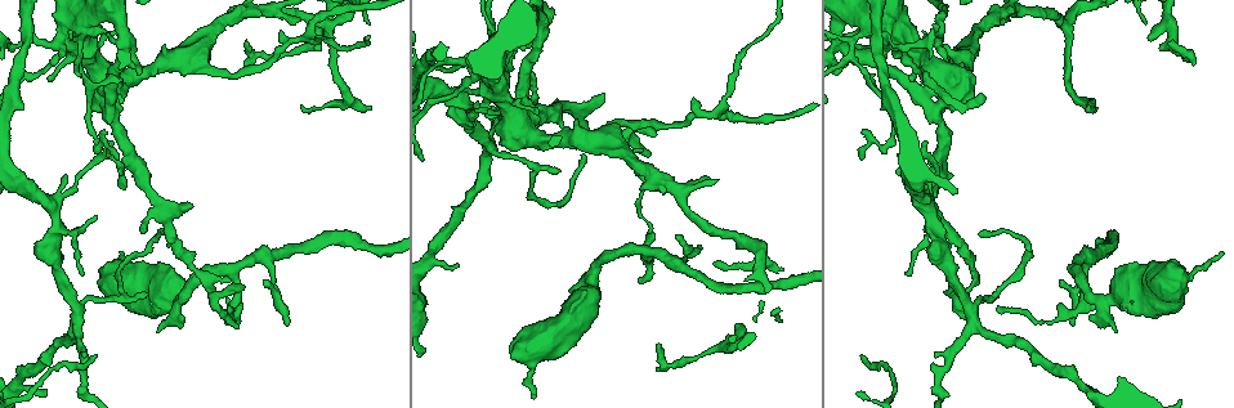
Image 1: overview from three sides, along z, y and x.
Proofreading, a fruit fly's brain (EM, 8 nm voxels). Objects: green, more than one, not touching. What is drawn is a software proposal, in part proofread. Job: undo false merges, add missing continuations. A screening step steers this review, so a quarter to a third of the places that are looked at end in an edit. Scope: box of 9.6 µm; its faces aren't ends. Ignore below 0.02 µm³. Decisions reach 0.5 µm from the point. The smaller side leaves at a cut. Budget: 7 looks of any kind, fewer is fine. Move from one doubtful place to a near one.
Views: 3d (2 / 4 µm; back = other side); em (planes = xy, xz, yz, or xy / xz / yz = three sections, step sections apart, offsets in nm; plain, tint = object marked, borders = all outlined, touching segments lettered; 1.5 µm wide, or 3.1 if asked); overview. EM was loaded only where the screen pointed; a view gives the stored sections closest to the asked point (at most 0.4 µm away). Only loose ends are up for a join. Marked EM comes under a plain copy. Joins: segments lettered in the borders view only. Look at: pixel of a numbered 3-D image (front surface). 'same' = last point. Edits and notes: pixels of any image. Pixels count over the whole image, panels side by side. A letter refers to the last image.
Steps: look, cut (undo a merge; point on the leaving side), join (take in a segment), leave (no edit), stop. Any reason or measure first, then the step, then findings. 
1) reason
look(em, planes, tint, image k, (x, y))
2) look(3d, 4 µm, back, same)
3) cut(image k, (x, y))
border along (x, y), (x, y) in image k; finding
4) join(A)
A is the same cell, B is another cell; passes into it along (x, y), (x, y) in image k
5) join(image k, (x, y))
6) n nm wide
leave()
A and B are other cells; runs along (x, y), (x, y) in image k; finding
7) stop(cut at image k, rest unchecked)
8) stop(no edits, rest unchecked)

two arms in line, one across
look(em, yz, step 8, tint, image 1, (267, 258))

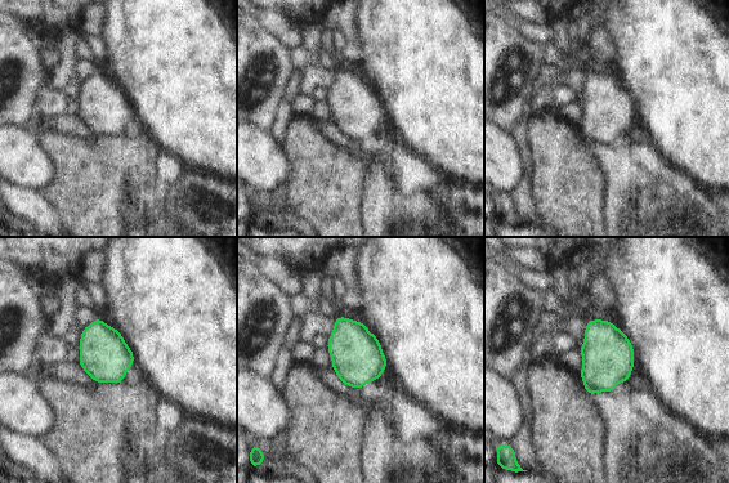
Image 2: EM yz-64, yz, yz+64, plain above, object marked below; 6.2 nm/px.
look(em, planes, tint, same)

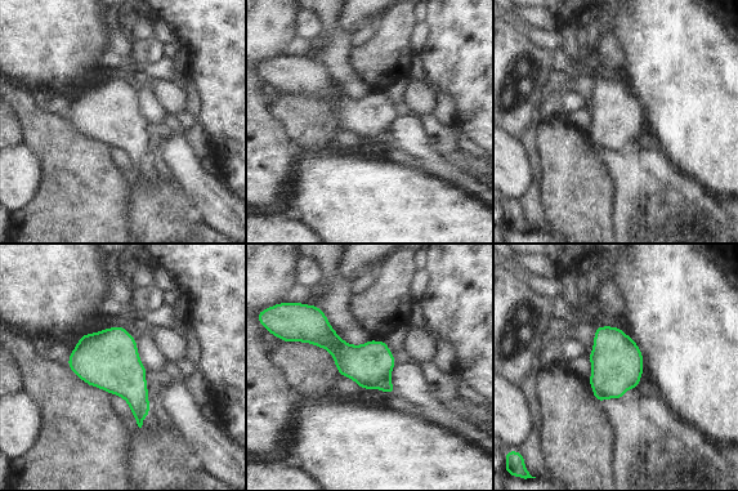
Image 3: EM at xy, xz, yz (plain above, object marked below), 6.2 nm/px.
see the neighbours
look(em, planes, borders, same)

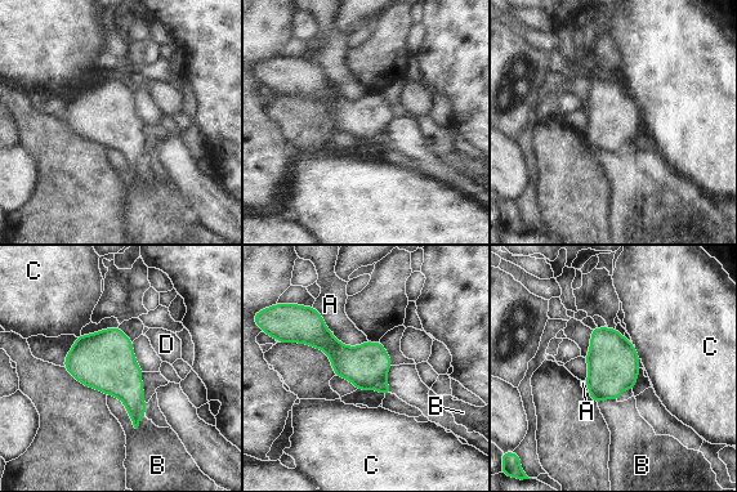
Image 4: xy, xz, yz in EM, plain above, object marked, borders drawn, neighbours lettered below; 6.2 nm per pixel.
leave()
A, B, C and D are other cells; border along (634, 348), (641, 358) in image 4; all the same neuron

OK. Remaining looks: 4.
branch stops here
look(3d, 4 µm, image 1, (783, 268))

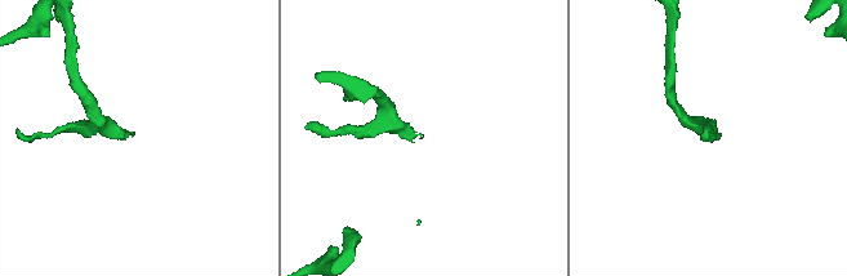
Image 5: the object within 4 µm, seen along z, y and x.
look(em, planes, tint, image 5, (423, 136))

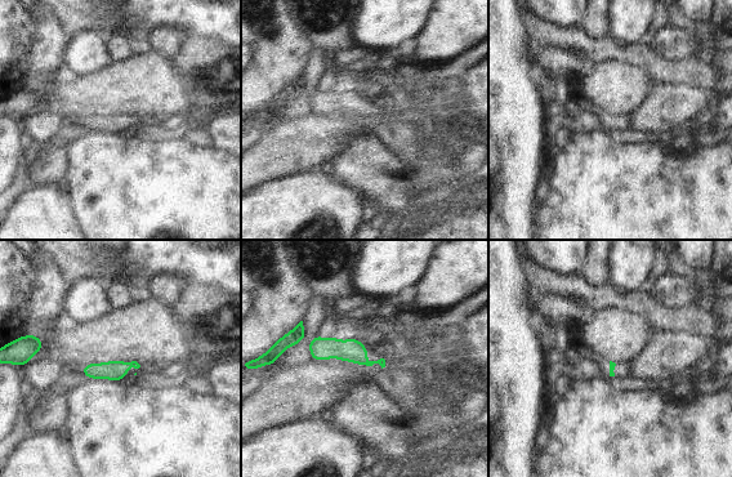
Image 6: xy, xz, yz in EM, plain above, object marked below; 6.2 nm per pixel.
look(em, planes, borders, same)

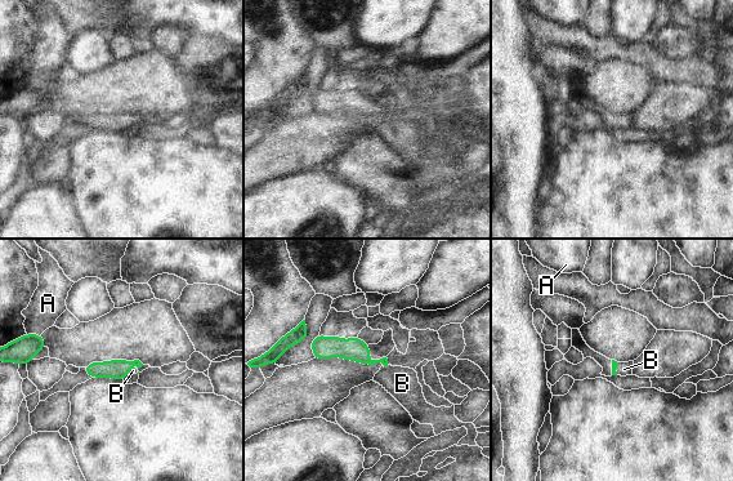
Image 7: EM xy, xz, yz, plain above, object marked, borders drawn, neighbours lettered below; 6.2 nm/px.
join(image 7, (402, 383))
B is the same cell, A is another cell; passes into it along (354, 350), (385, 365), (402, 383) in image 7; it goes on there

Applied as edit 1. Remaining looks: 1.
stop(join at image 7, rest unchecked)

